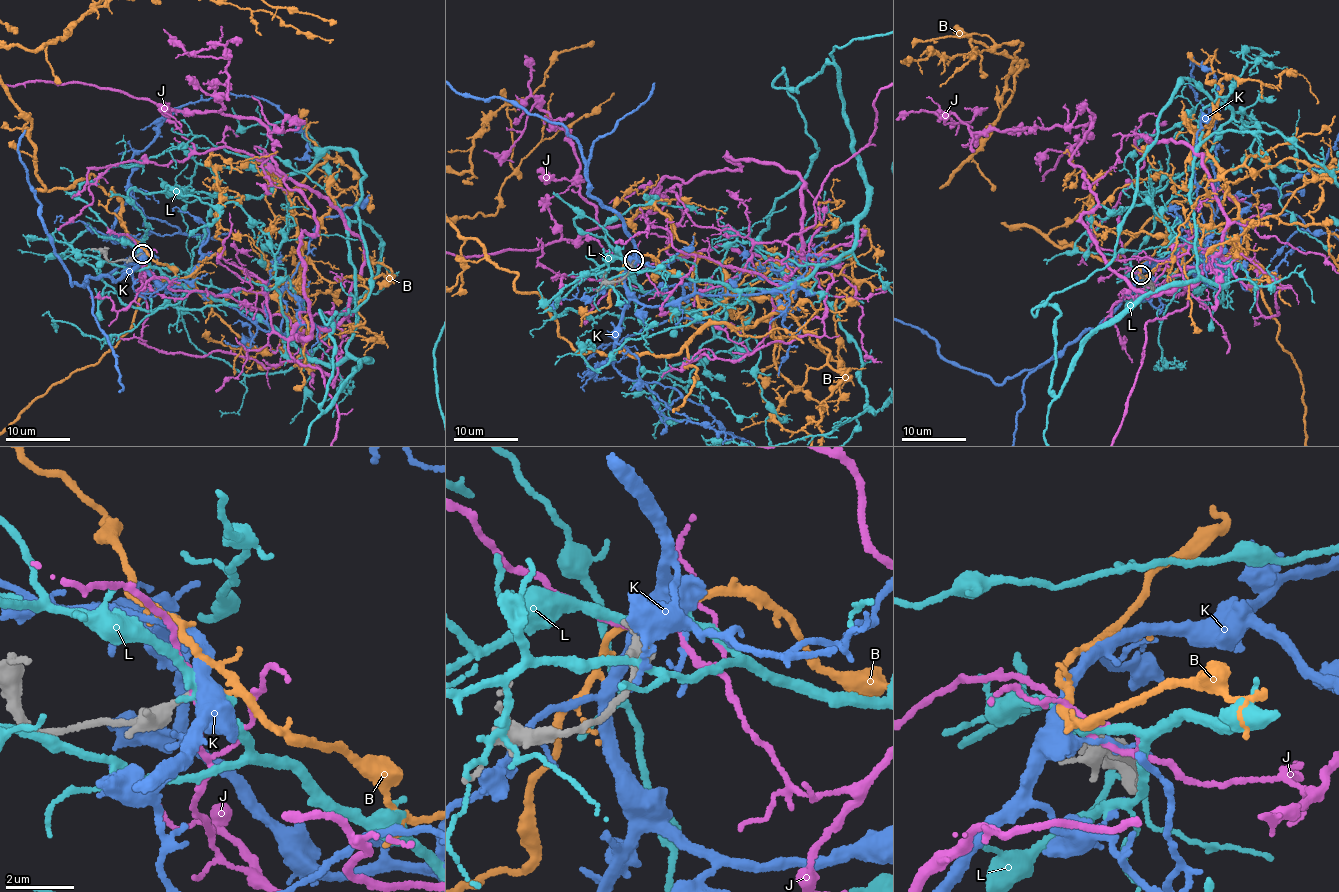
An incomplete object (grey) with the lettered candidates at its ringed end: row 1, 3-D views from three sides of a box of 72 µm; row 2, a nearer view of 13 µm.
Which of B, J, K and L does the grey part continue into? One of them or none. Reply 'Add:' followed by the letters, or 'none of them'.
Add: B

